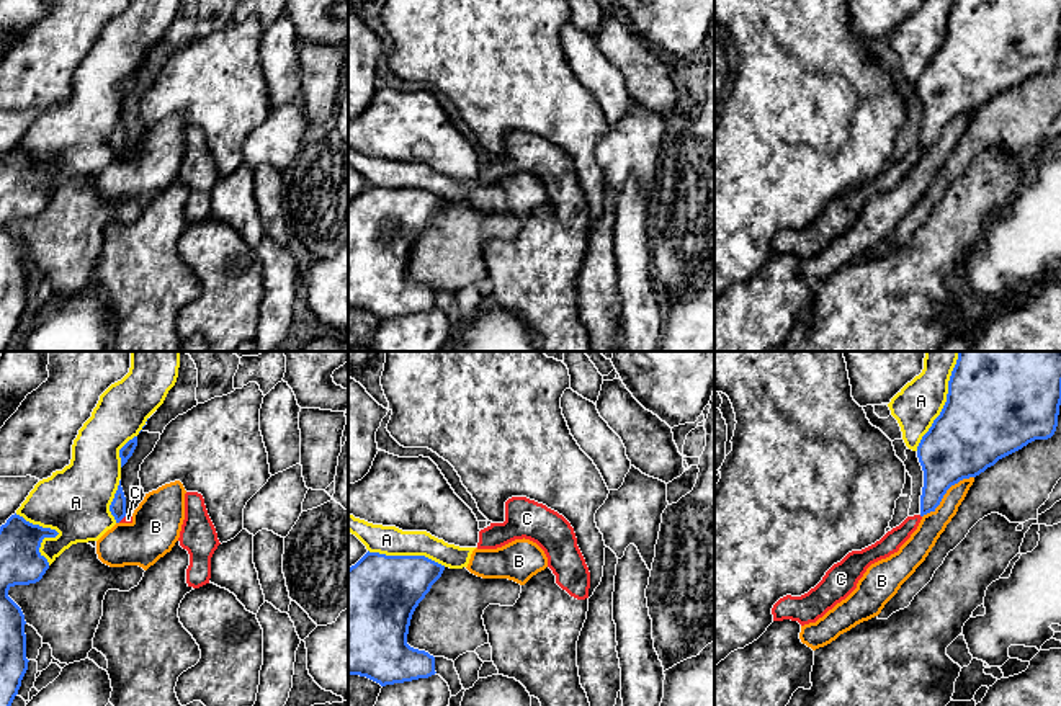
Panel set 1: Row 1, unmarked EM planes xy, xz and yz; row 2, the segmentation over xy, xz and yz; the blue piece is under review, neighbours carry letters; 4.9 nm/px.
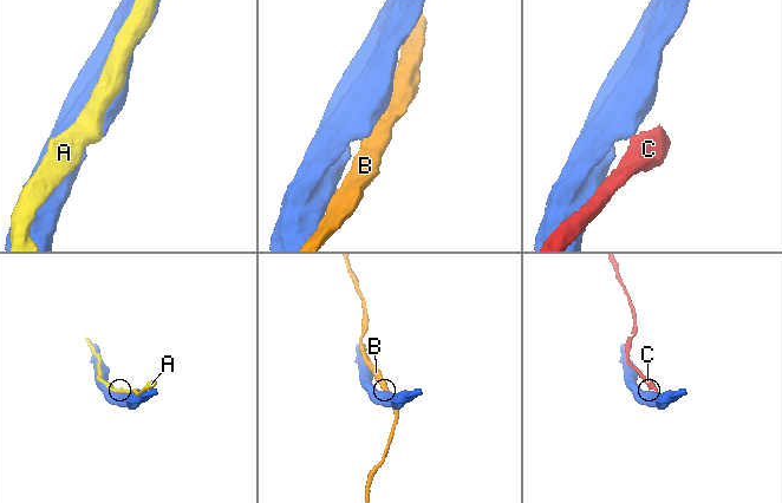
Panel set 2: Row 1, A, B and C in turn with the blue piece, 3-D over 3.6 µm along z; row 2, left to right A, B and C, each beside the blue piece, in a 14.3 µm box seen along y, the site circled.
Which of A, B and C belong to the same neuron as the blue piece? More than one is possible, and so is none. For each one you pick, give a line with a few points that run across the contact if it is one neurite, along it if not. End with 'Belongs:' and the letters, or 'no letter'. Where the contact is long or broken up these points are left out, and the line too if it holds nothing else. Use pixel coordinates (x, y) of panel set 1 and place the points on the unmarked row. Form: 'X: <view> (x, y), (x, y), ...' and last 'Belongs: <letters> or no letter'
Belongs: no letter

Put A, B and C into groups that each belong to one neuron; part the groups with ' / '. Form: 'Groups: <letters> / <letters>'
Groups: A / B / C

